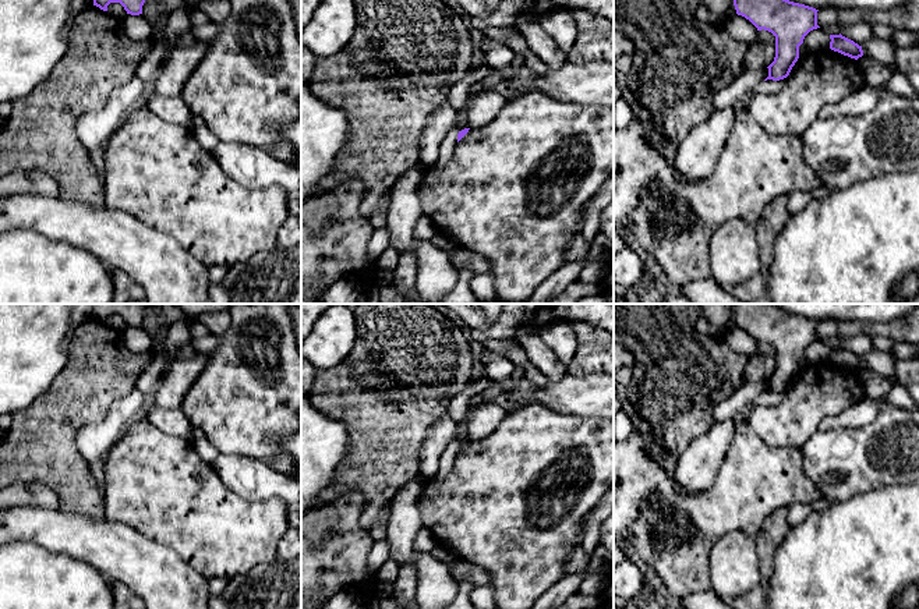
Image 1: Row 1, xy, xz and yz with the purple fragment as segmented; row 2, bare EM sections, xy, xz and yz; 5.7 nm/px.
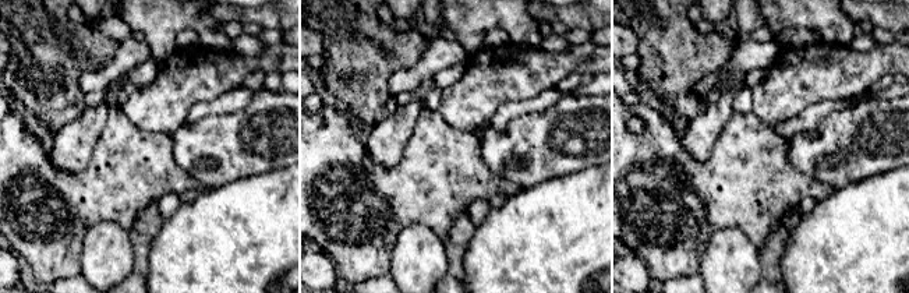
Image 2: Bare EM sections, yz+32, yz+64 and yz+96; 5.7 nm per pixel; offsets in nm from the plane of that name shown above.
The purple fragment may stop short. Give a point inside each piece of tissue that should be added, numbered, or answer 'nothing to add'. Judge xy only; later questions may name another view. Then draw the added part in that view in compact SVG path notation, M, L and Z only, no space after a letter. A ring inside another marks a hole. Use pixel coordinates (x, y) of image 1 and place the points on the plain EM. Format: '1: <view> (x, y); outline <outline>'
nothing to add

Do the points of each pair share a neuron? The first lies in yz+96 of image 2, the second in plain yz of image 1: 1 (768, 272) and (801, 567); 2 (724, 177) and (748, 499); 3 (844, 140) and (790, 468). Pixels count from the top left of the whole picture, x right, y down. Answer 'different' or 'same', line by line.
1: different
2: same
3: different

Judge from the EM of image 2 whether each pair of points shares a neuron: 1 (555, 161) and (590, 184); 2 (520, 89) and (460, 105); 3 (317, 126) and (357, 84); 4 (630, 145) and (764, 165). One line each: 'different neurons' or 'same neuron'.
1: different neurons
2: same neuron
3: different neurons
4: same neuron

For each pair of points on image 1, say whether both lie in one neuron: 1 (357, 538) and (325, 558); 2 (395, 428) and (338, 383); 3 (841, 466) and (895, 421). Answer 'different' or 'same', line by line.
1: same
2: same
3: same

